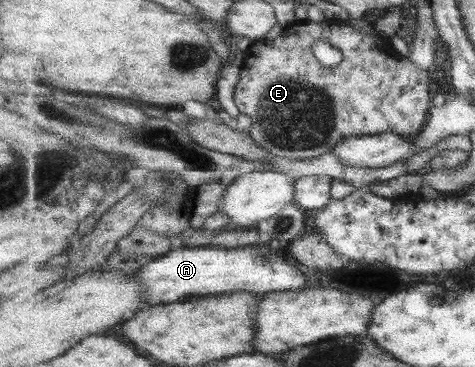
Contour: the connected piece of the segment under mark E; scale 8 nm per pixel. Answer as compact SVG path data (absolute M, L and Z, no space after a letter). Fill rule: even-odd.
M322 19L318 22L308 21L306 23L292 22L285 26L282 29L282 33L278 35L275 39L271 40L260 40L253 42L250 45L250 48L246 50L246 59L243 64L242 74L240 82L236 87L235 92L235 103L237 107L244 112L247 116L252 118L252 125L248 130L251 137L260 145L263 146L267 152L270 152L273 156L282 156L282 158L288 160L304 160L312 159L323 154L330 153L331 150L340 142L340 140L346 140L352 136L364 136L371 134L382 134L382 133L394 133L398 135L407 136L409 134L418 134L424 128L424 122L426 120L426 114L429 113L432 105L433 94L430 93L430 74L427 70L424 70L418 63L415 63L412 59L408 57L403 57L394 48L390 43L390 38L384 38L382 35L378 35L375 32L375 35L362 34L352 28L348 23L342 22L342 28L338 26L338 22L332 19ZM318 40L327 40L334 47L337 47L344 60L342 64L338 66L332 66L332 68L326 68L318 62L318 58L314 56L312 52L312 46L318 42Z

